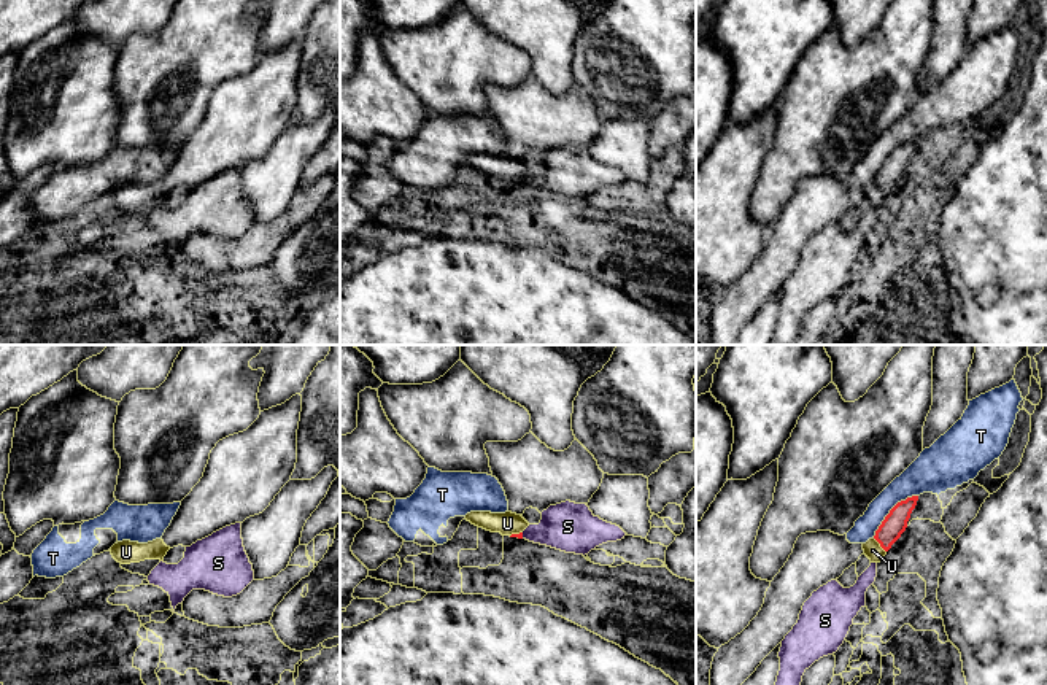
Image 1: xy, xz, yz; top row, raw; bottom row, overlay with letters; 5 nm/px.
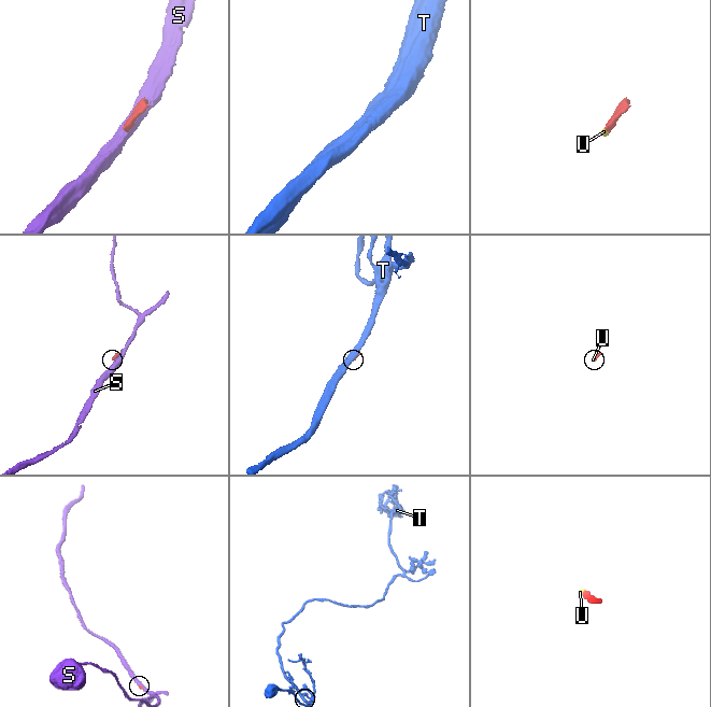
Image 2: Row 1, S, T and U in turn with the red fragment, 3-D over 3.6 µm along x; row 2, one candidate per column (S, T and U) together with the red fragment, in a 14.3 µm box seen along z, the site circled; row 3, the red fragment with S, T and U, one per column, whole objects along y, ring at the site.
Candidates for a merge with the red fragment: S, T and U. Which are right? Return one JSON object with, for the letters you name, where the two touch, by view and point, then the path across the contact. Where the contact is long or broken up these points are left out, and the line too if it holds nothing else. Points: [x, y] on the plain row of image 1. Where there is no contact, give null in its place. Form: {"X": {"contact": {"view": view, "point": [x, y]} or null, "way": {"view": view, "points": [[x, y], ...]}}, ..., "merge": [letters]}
{"U": {"contact": {"view": "yz", "point": [880, 189]}, "way": {"view": "yz", "points": [[895, 167], [880, 189], [873, 194]]}}, "merge": ["U"]}

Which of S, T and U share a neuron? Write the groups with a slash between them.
S / T / U

